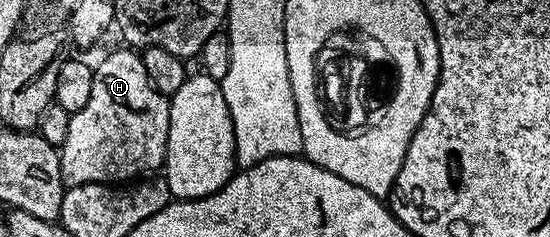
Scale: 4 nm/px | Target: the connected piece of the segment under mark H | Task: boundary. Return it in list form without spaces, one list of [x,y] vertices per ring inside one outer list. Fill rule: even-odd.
[[[123,49],[124,51],[112,51],[99,64],[94,67],[94,89],[90,89],[90,101],[86,101],[86,106],[80,109],[78,113],[70,115],[70,129],[66,133],[66,141],[59,147],[60,152],[60,172],[62,173],[62,181],[65,188],[76,185],[86,185],[87,183],[101,183],[109,185],[120,185],[125,181],[123,179],[130,179],[129,181],[139,180],[141,177],[147,176],[149,173],[156,173],[165,165],[167,157],[167,131],[170,129],[170,107],[169,96],[156,91],[155,85],[151,83],[150,77],[147,76],[147,71],[143,67],[141,60],[133,54],[131,50]]]

